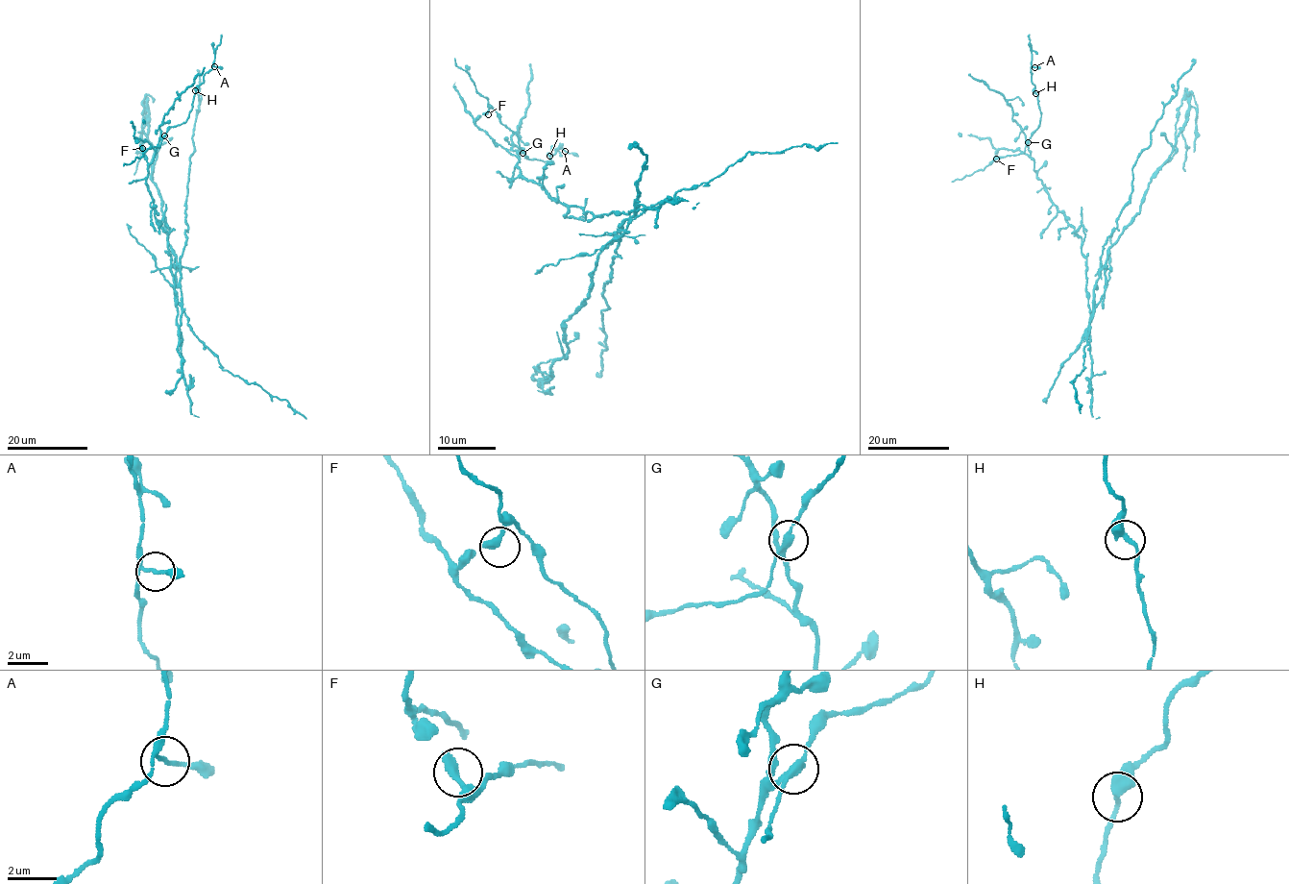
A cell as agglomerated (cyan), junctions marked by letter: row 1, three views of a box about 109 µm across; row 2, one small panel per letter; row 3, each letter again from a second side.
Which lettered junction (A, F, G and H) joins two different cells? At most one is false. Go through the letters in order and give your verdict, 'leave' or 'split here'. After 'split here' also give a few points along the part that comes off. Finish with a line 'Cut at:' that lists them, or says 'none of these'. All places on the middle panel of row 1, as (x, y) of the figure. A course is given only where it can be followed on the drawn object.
A: leave
F: leave
G: split here | (522, 153), (522, 177), (553, 199), (597, 217), (635, 211), (564, 323), (567, 353), (543, 382), (553, 386)
H: leave
Cut at: G

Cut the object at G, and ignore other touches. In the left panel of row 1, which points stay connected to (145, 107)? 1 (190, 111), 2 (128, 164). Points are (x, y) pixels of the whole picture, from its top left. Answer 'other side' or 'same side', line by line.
1: other side
2: other side

